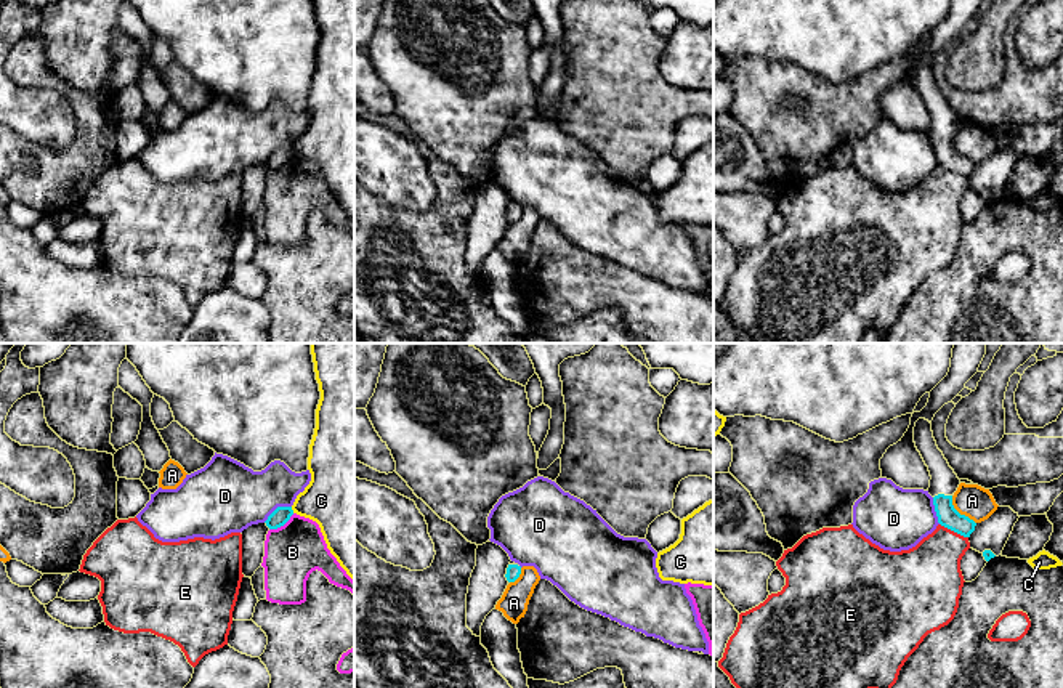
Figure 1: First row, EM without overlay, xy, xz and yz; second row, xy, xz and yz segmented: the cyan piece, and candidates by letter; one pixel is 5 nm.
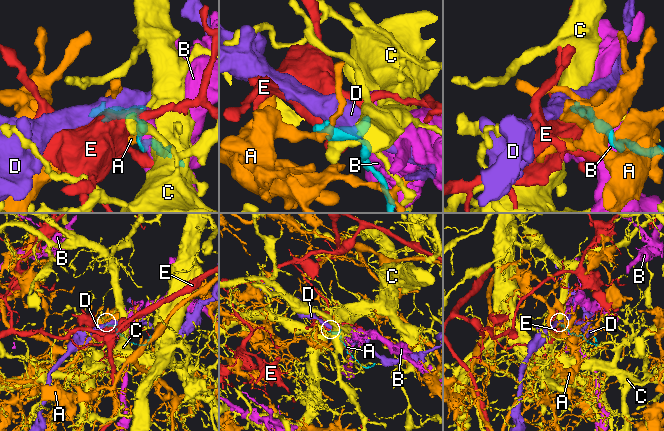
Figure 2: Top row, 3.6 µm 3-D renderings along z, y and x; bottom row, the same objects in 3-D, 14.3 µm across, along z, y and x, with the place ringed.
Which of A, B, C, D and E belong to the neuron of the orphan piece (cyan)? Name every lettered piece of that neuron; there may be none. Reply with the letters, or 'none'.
none

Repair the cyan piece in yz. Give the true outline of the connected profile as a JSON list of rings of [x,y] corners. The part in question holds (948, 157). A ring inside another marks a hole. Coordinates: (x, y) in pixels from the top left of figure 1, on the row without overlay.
[[[919,59],[915,63],[914,83],[932,117],[928,135],[933,138],[938,164],[964,178],[970,178],[976,164],[968,157],[960,156],[952,146],[952,136],[957,132],[960,120],[938,90],[928,61]]]

